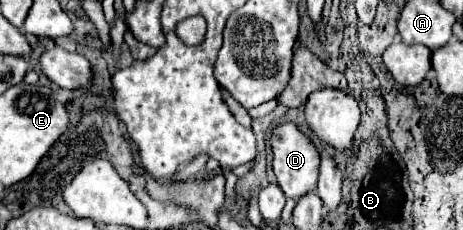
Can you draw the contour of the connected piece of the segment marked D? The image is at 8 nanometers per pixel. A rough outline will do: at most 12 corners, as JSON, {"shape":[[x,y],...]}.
{"shape":[[295,122],[271,132],[273,172],[287,198],[315,190],[319,150]]}

